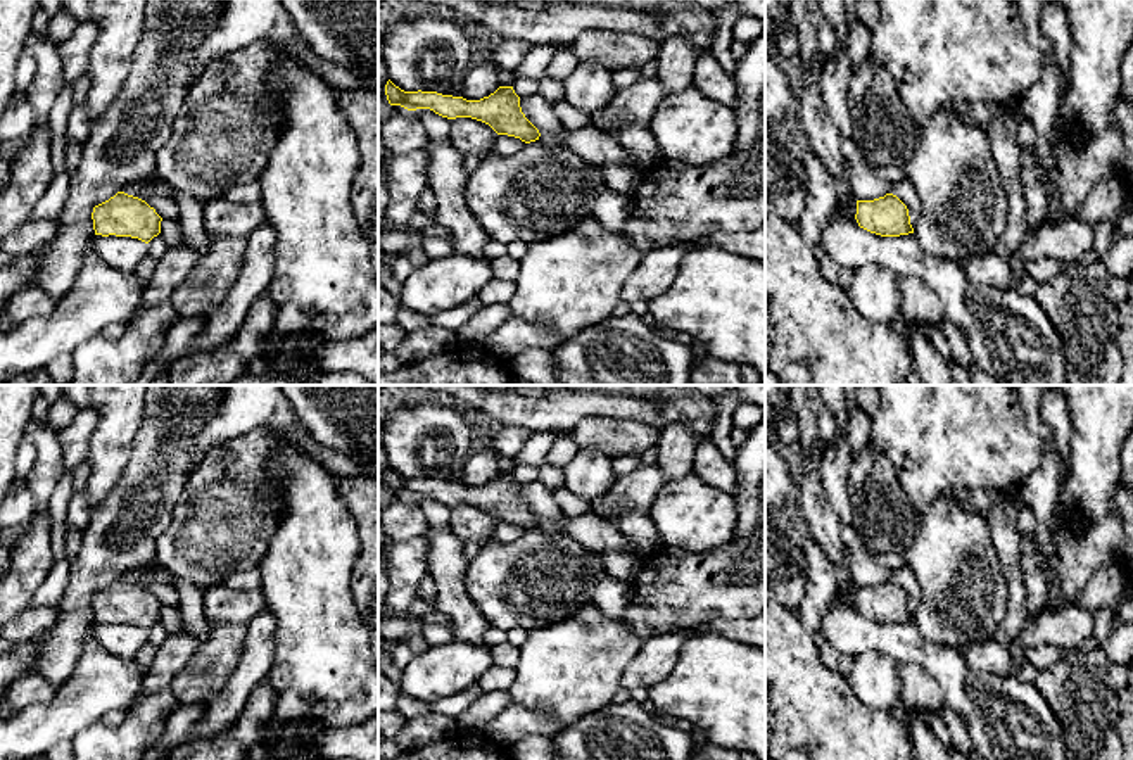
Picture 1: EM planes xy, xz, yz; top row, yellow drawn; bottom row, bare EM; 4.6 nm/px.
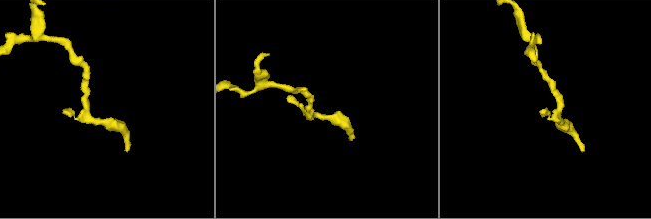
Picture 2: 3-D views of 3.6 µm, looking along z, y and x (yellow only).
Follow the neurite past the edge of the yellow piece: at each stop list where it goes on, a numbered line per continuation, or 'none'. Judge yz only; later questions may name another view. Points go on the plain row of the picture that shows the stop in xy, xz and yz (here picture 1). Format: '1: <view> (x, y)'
none

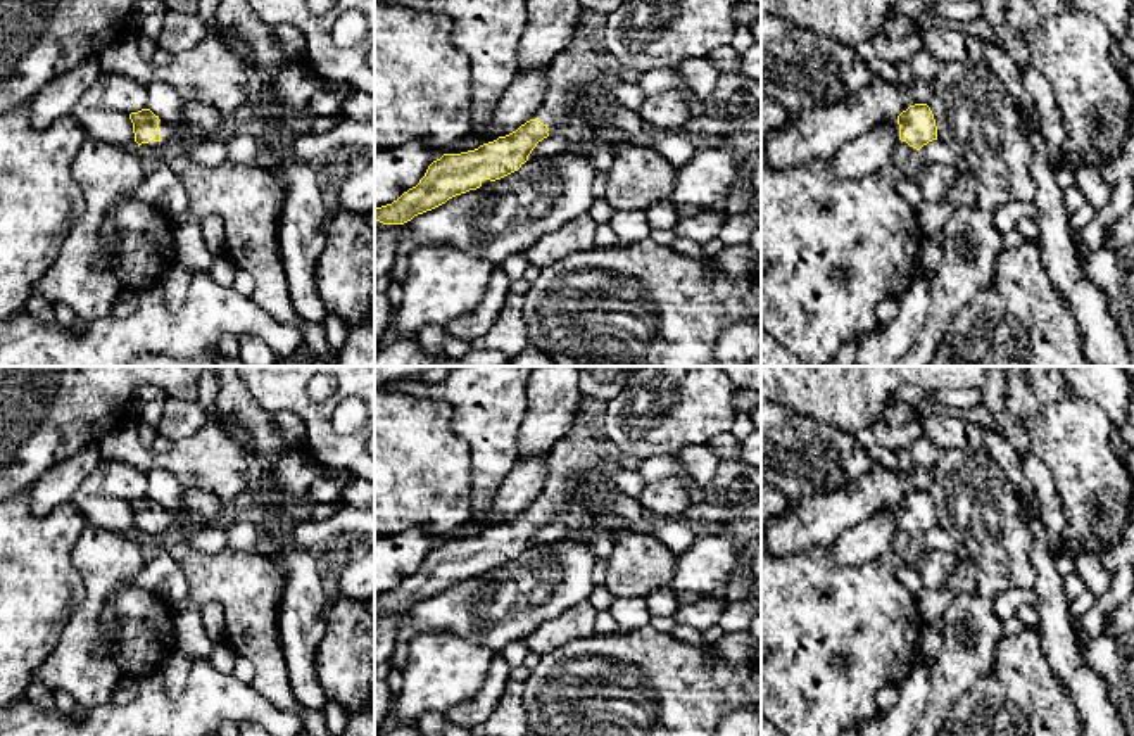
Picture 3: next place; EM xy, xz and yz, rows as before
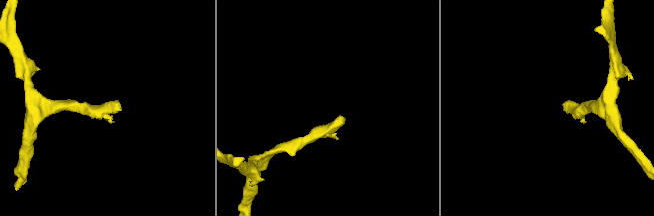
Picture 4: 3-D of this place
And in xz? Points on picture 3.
1: xz (584, 453)

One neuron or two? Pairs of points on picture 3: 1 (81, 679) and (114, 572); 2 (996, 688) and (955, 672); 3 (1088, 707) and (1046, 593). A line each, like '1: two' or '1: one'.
1: one
2: two
3: one

